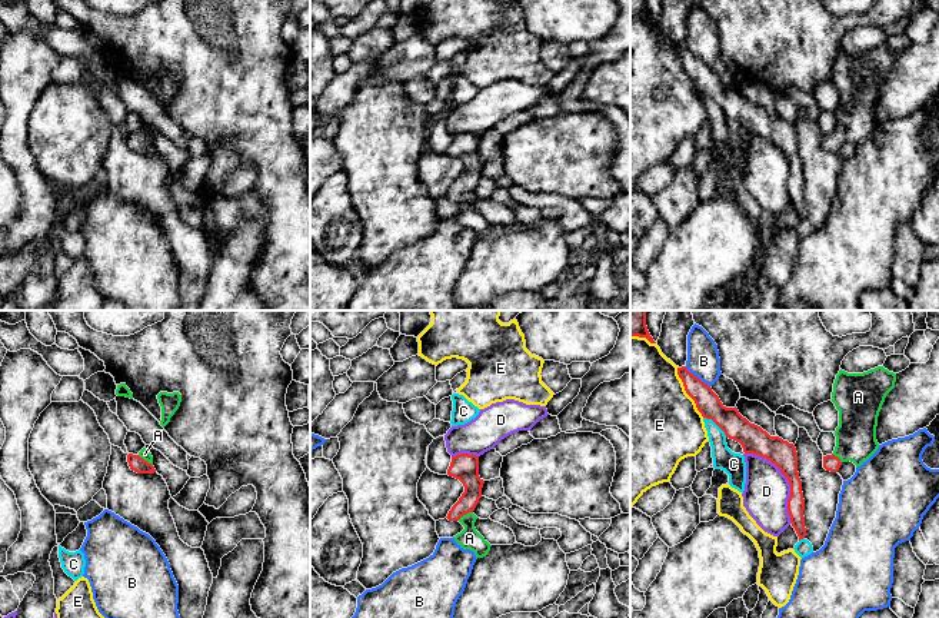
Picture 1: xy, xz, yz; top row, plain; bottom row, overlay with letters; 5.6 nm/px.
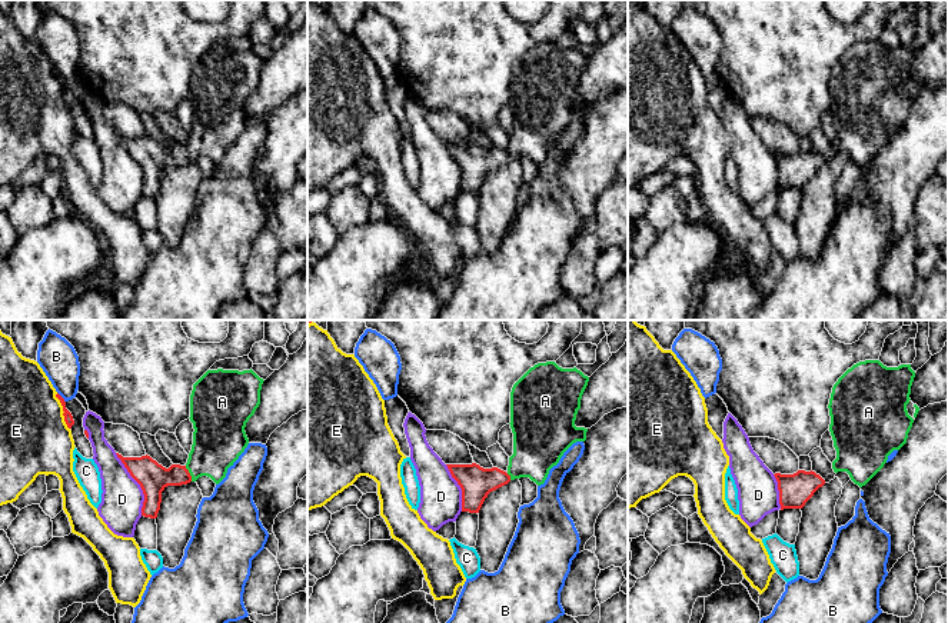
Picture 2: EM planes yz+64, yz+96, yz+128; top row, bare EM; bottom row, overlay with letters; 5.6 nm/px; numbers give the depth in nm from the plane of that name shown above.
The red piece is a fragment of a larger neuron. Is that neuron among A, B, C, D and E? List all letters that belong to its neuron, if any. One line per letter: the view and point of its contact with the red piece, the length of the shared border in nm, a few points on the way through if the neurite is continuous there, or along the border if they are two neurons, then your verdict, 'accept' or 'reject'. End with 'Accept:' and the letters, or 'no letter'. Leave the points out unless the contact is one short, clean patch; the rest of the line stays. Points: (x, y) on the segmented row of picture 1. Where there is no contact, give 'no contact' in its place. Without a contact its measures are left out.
A: contact xy (143, 459); length 110 nm; way xy (136, 464), (143, 459), (145, 454); accept
B: contact yz (698, 378); length 180 nm; border yz (685, 366), (709, 386); reject
C: contact yz (716, 424); length 180 nm; reject
D: contact yz (788, 479); length 480 nm; reject
E: contact yz (686, 392); length 320 nm; reject
Accept: A

